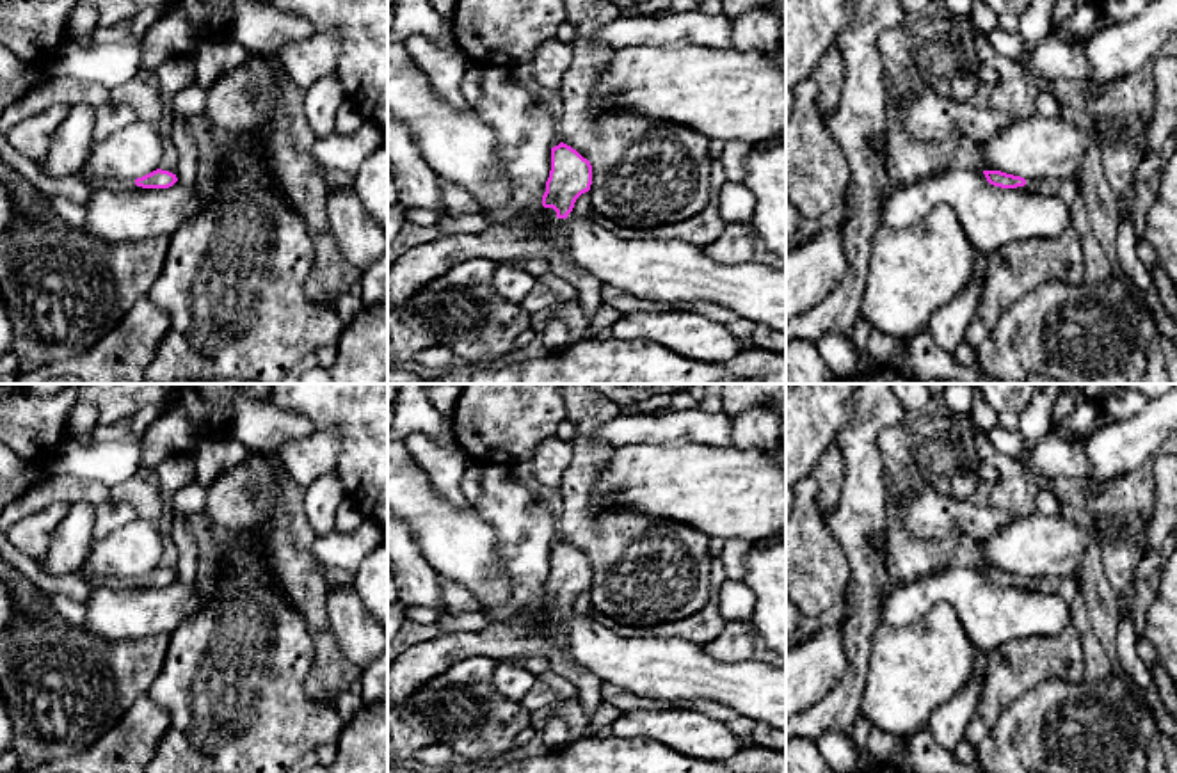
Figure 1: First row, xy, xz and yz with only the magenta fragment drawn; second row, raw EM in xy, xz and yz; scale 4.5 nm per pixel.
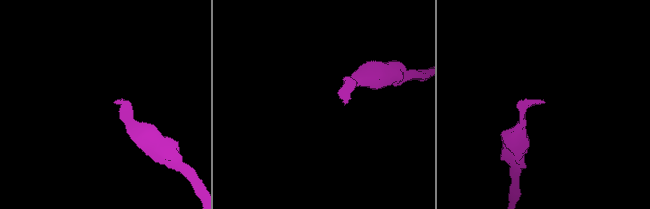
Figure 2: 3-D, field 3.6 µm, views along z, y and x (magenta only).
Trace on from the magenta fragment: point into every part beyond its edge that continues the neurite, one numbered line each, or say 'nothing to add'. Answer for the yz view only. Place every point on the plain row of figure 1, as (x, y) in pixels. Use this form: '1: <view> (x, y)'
1: yz (1046, 583)

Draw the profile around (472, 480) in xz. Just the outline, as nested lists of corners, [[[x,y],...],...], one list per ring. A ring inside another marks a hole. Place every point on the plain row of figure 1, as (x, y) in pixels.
[[[471,462],[460,478],[460,492],[469,505],[475,505],[482,498],[482,474],[484,466]]]

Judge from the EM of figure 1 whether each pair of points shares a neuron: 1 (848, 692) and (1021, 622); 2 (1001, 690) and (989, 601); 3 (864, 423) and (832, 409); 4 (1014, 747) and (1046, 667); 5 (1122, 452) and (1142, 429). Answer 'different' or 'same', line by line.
1: different
2: different
3: different
4: different
5: same

